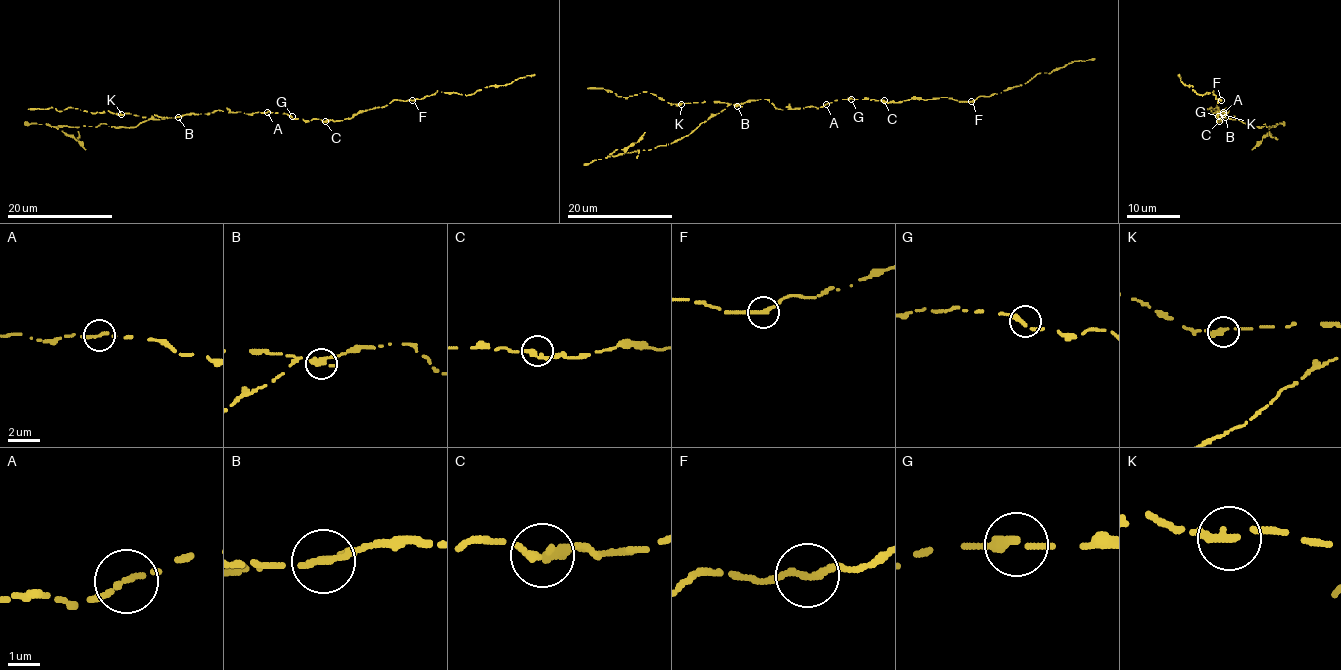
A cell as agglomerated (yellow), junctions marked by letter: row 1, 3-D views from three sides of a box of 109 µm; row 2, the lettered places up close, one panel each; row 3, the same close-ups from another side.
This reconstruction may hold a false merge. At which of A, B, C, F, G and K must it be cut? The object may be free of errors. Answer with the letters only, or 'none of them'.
B

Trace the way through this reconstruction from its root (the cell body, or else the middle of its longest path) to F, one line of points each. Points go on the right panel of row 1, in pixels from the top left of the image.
F: (1223, 112), (1218, 113), (1218, 121), (1218, 118), (1222, 121), (1217, 107), (1217, 101), (1221, 100)

